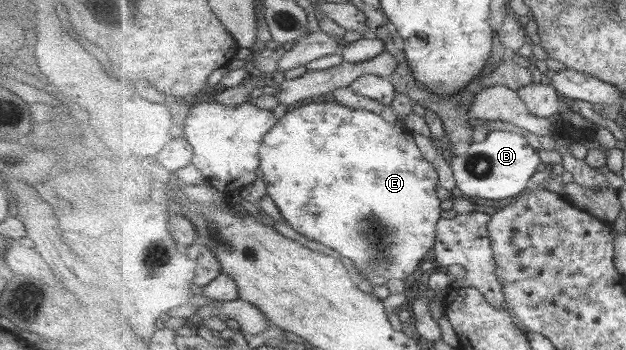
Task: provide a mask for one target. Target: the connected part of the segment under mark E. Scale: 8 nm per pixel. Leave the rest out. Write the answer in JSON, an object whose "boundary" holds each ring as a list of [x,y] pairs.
{"boundary":[[[315,100],[300,104],[290,112],[286,111],[278,123],[265,135],[261,147],[262,179],[266,184],[269,197],[276,203],[284,217],[283,220],[299,234],[350,259],[361,271],[361,277],[357,280],[365,278],[372,287],[375,285],[385,286],[390,279],[405,280],[413,277],[422,262],[430,258],[433,247],[436,246],[438,222],[444,213],[442,201],[438,199],[438,193],[436,193],[436,185],[440,183],[440,176],[437,167],[424,157],[413,134],[404,123],[393,124],[372,110],[350,109],[349,106],[341,105],[336,101],[324,103],[321,100]]]}

